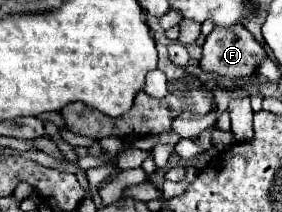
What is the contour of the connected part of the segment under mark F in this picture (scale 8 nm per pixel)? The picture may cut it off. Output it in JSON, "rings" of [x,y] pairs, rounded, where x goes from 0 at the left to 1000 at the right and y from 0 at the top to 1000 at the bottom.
{"rings":[[[759,137],[716,212],[709,325],[801,373],[872,373],[943,269],[936,222],[865,137]]]}

